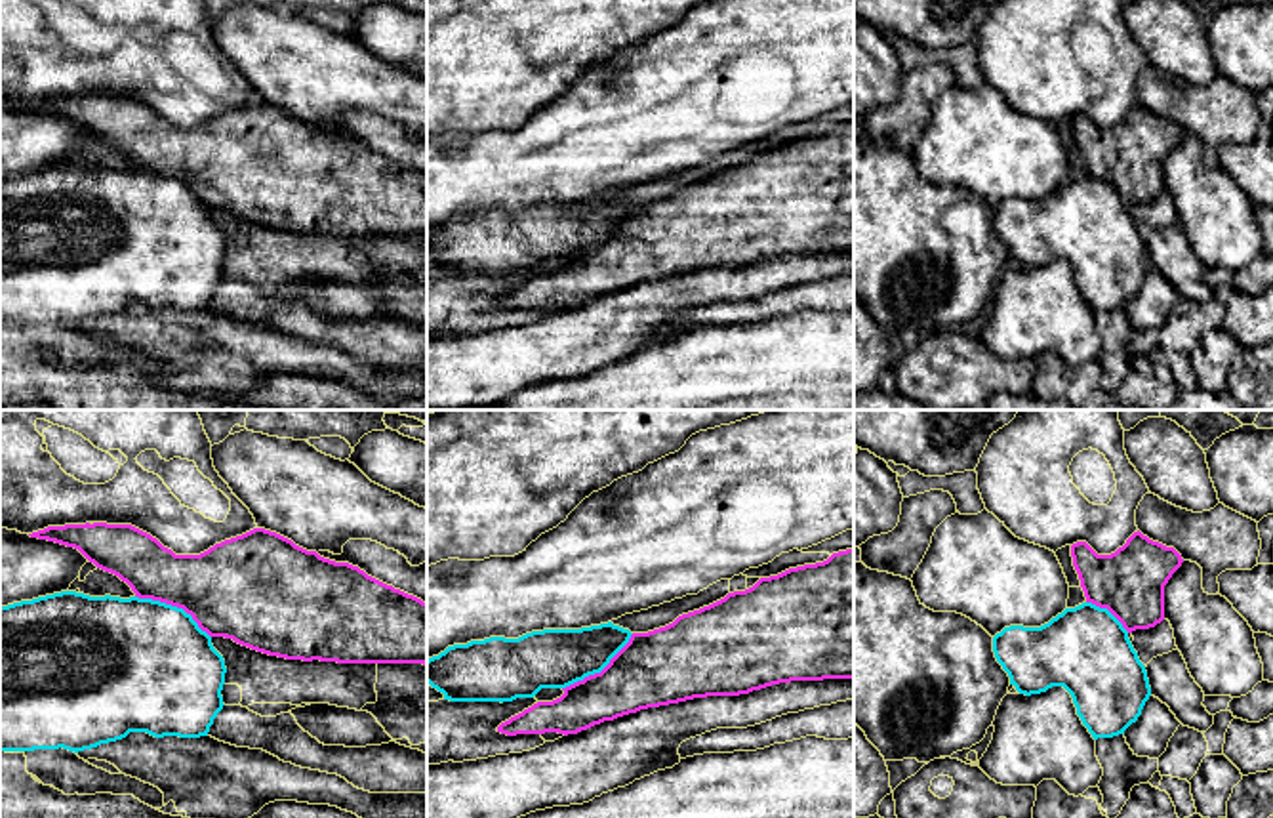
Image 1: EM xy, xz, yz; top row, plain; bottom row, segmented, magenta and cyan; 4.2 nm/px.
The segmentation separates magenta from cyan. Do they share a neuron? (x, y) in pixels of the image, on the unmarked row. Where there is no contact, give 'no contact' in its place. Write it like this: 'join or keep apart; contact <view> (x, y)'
keep apart; contact xy (174, 178)

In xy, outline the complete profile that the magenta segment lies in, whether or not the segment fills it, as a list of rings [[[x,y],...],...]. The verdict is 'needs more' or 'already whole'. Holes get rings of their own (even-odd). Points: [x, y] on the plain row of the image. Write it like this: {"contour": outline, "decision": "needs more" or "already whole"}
{"contour": [[[65,97],[29,109],[78,122],[97,141],[126,154],[135,170],[183,181],[210,210],[286,233],[427,238],[427,175],[265,101],[200,128],[175,128],[131,97]]], "decision": "already whole"}

